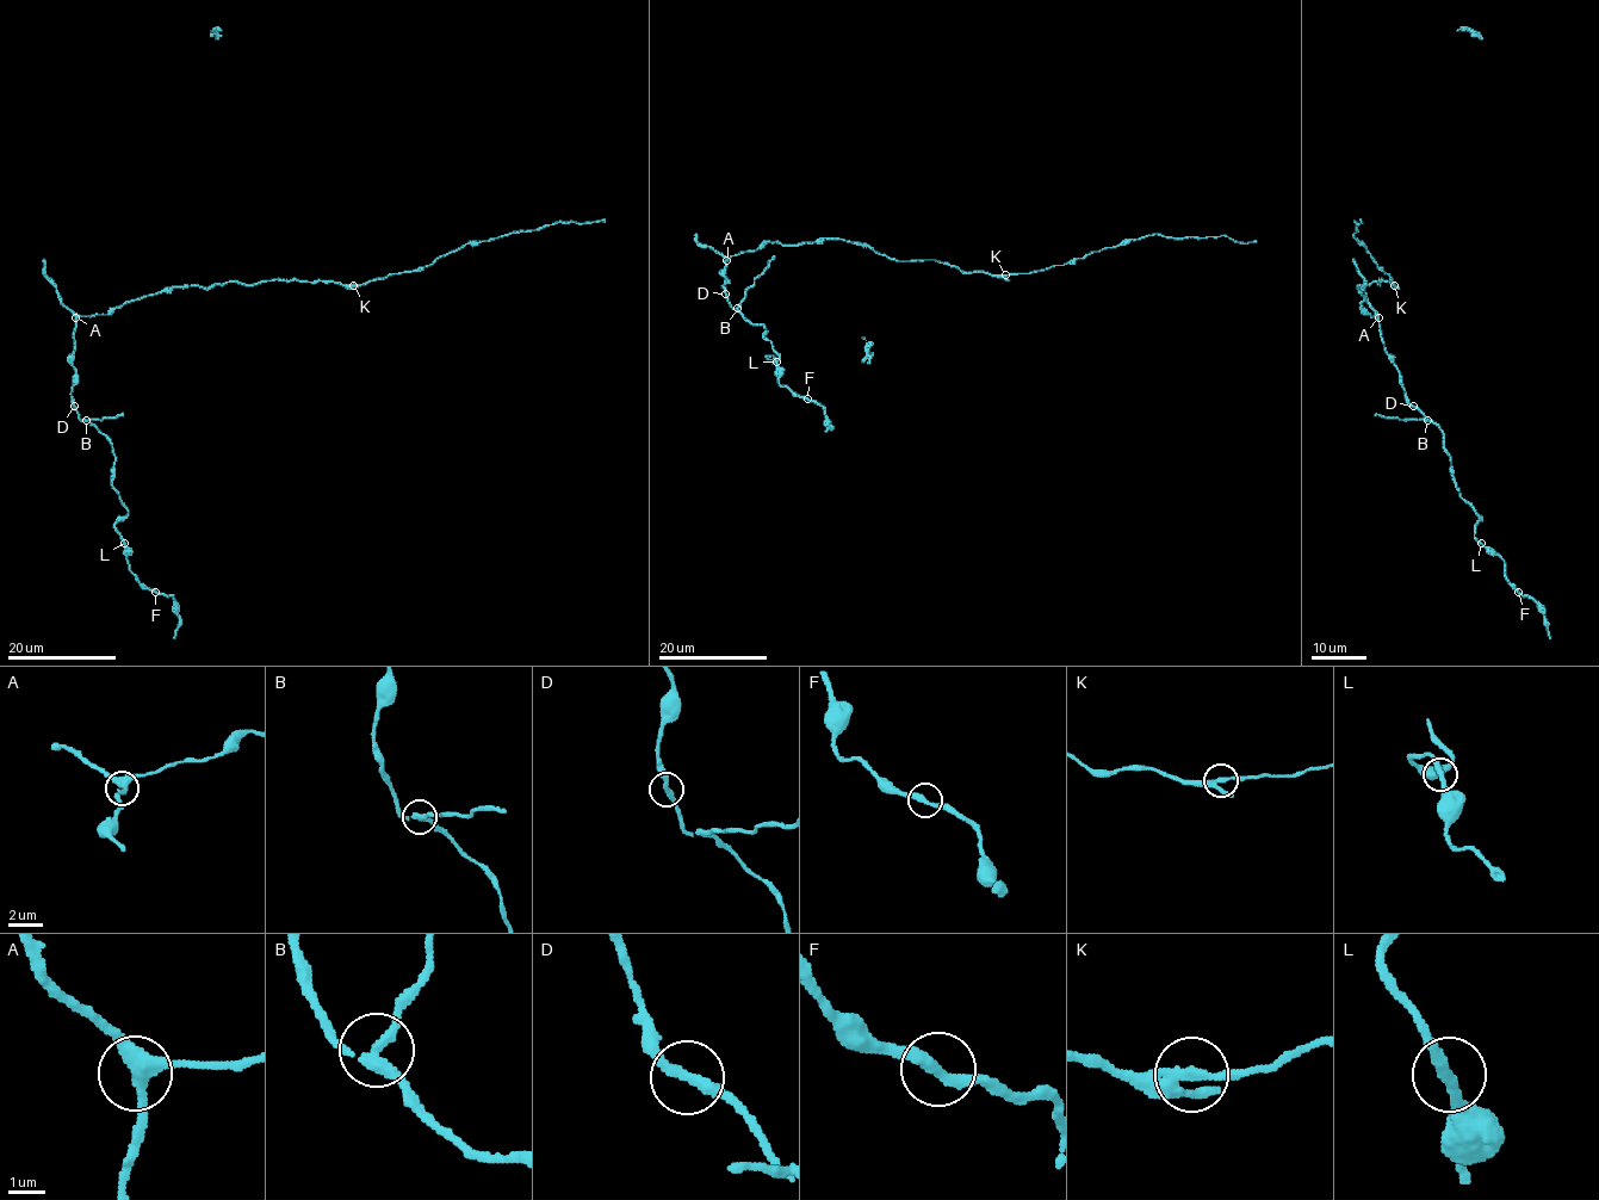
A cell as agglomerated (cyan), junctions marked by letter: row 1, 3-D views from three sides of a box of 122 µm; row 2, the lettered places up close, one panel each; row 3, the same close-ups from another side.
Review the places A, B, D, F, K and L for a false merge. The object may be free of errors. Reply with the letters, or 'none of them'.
B

